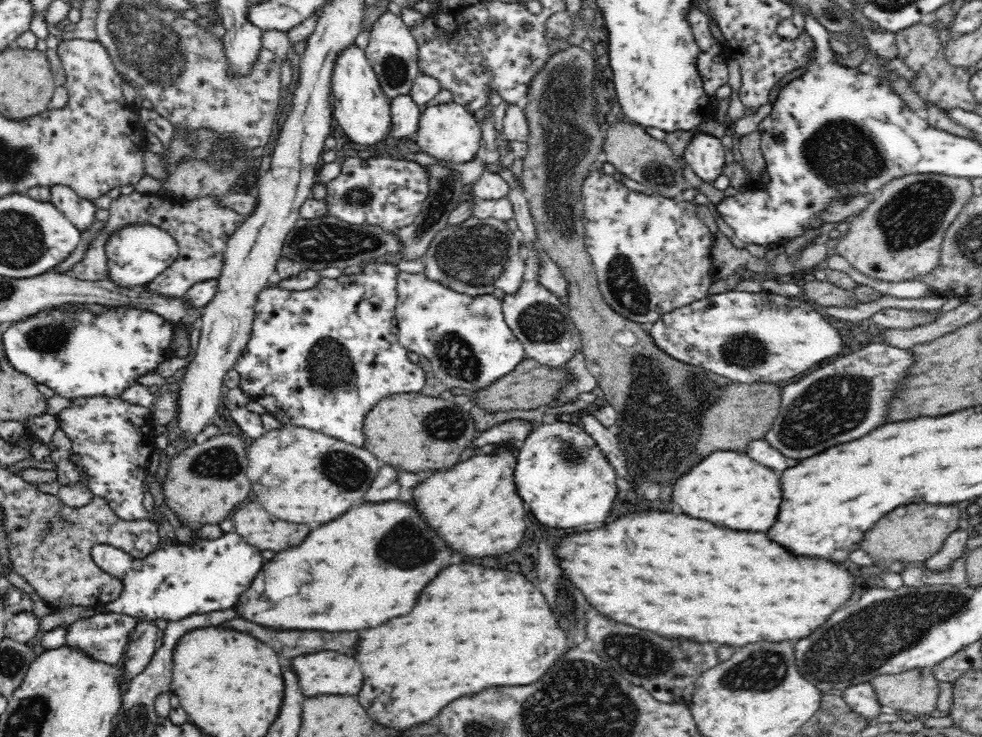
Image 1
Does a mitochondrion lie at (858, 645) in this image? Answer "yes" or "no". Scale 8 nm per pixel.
yes

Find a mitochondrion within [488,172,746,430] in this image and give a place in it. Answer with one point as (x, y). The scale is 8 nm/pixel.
(631, 296)

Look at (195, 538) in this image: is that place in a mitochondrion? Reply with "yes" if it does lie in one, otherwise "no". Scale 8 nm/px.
no

